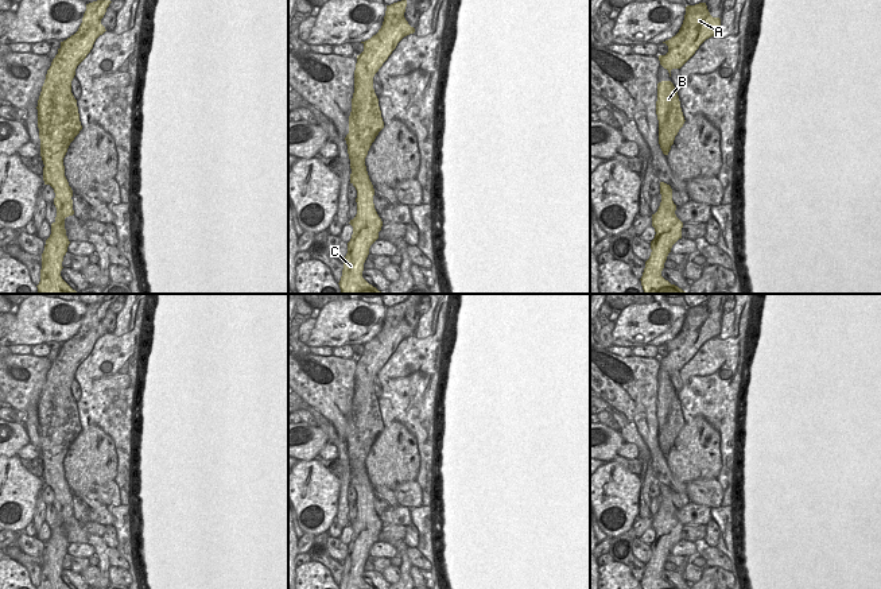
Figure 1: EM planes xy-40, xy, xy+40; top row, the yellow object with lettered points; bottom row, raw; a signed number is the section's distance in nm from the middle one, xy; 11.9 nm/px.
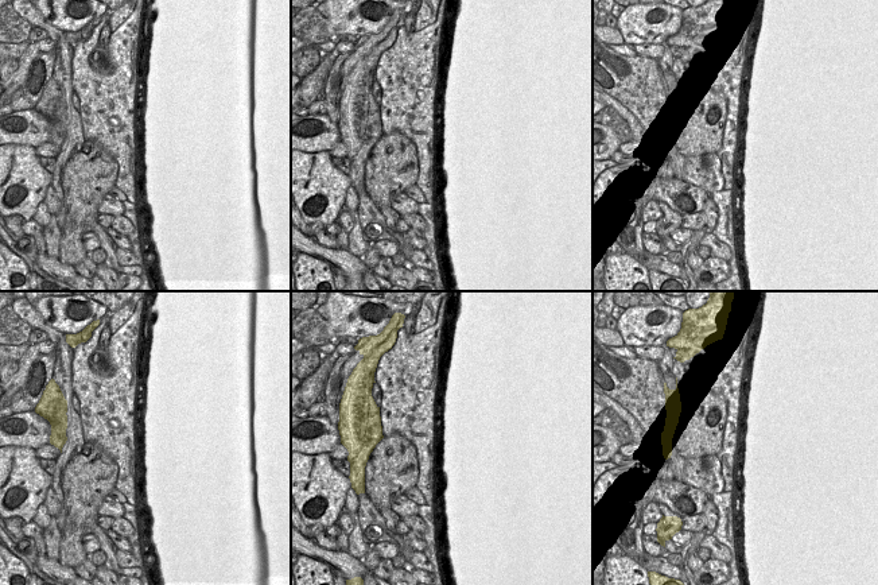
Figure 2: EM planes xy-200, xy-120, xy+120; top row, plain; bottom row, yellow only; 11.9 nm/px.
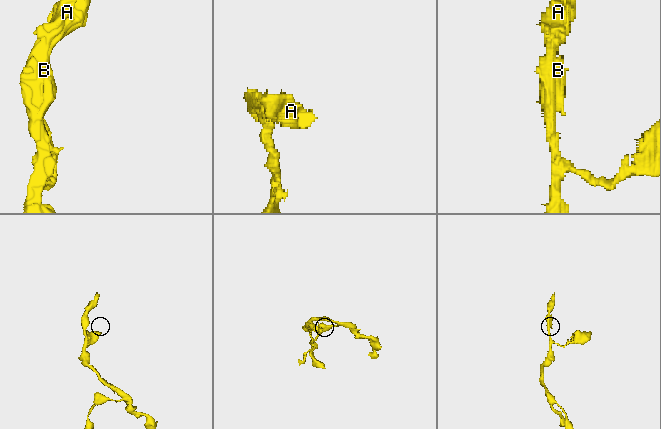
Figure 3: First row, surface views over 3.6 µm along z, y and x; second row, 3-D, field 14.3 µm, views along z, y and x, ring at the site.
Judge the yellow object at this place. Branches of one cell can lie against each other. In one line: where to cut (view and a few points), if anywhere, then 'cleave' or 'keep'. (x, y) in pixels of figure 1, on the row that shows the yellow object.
no cut; keep

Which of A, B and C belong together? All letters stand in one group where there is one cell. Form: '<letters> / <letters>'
A B C

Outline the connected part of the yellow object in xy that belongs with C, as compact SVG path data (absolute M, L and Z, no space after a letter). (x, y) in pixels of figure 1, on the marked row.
M407 0L387 5L381 28L370 39L361 42L364 51L357 55L354 93L349 116L349 133L345 140L350 159L350 183L357 190L357 214L350 220L353 235L348 243L339 280L341 294L383 294L362 278L364 263L370 245L379 239L383 221L379 217L365 158L379 132L384 128L373 77L388 59L397 43L415 28L404 18Z

